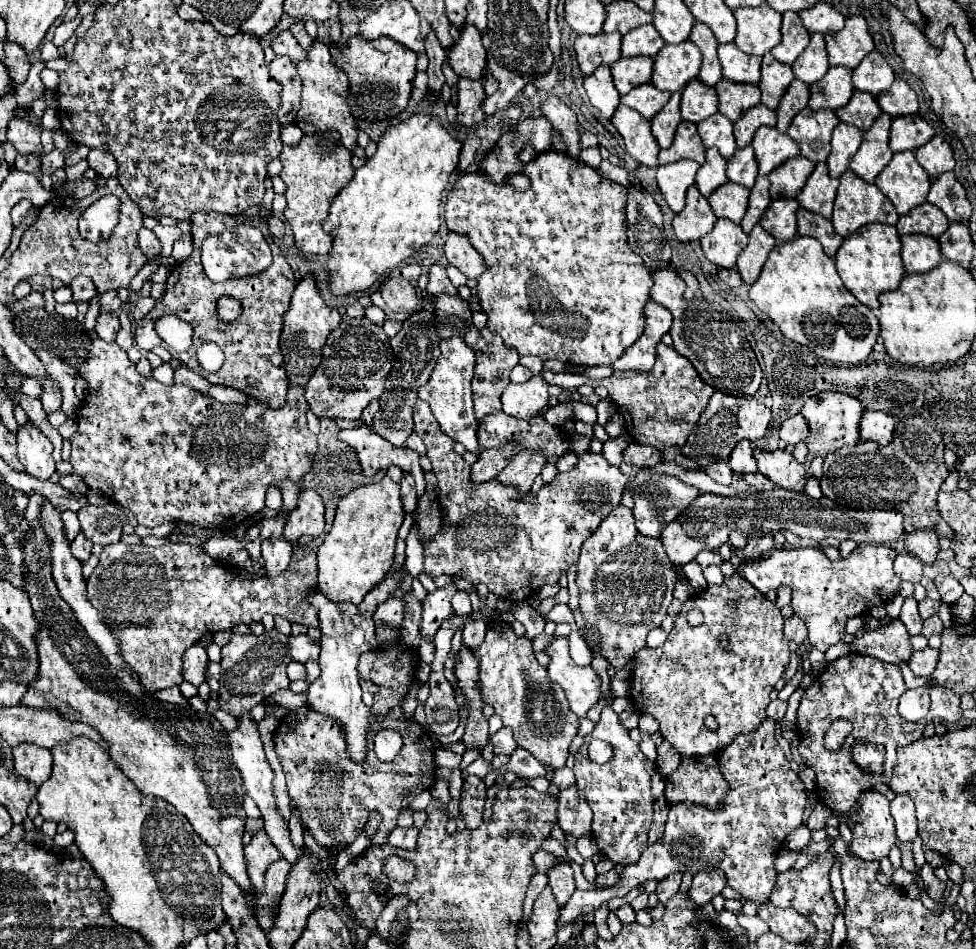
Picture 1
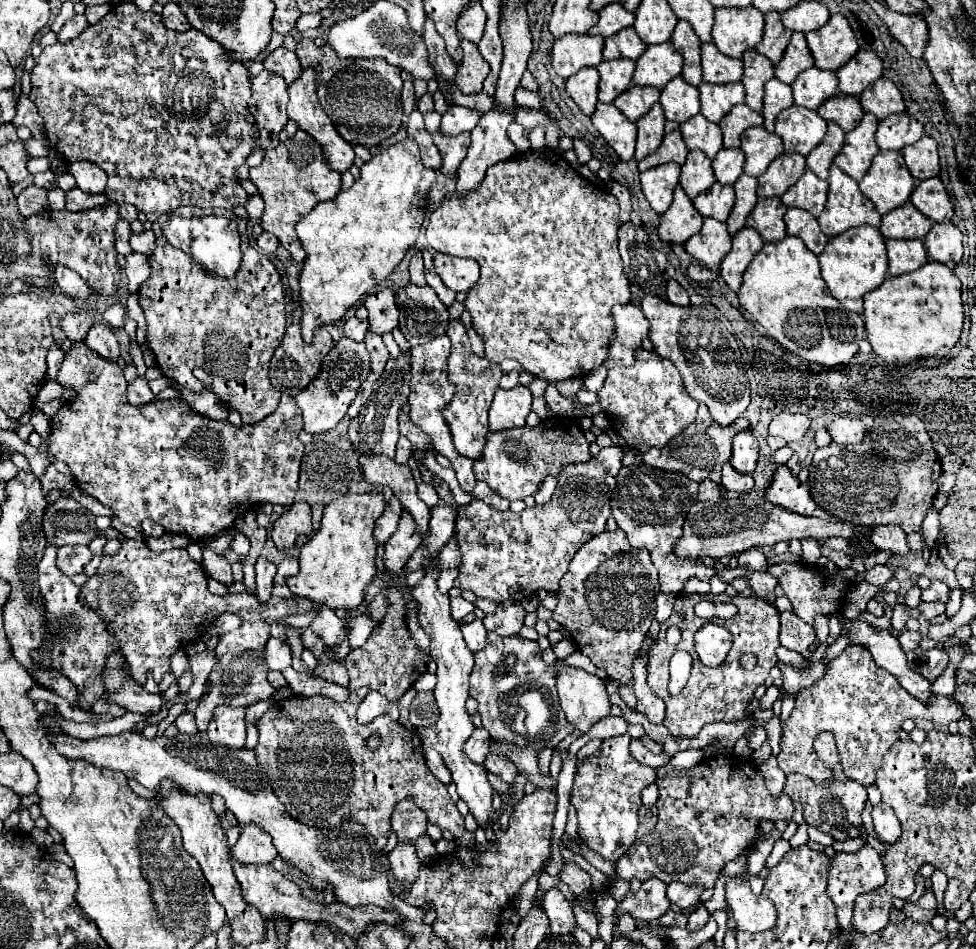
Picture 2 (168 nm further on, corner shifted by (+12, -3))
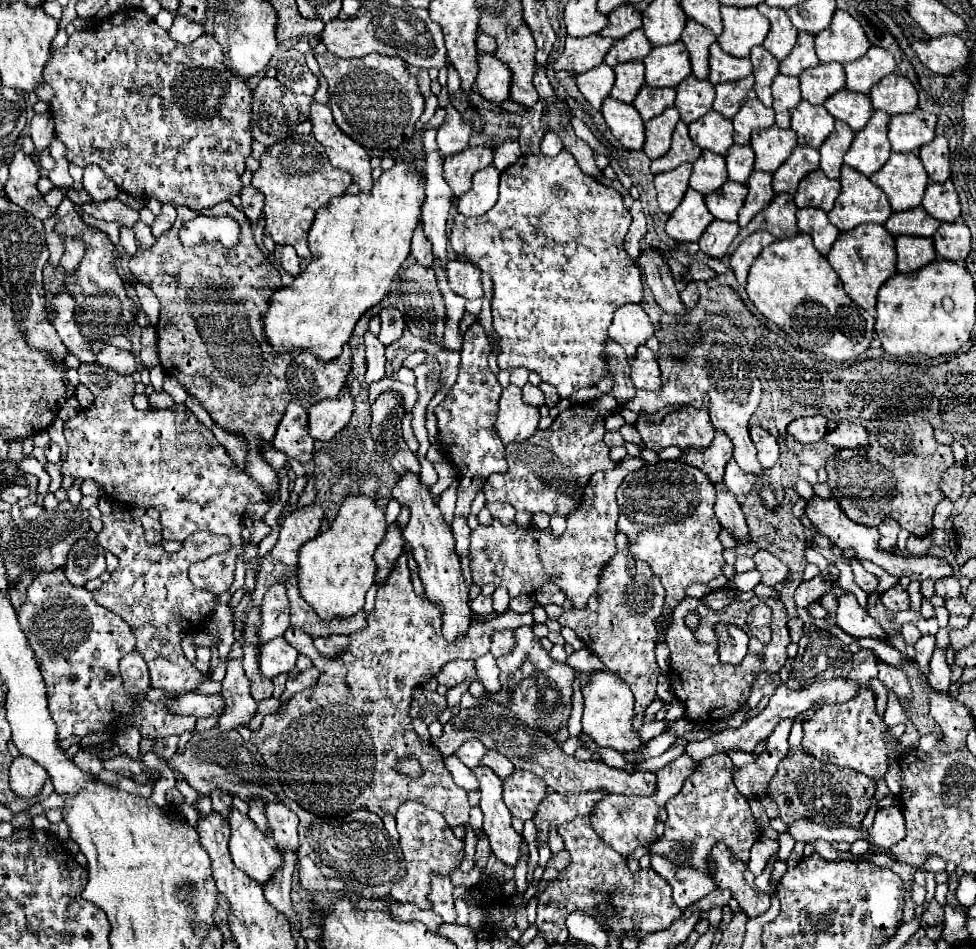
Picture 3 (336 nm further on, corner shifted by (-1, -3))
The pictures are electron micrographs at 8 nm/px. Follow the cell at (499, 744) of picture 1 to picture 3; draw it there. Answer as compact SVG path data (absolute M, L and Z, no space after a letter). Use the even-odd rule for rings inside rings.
M473 738L473 740L465 742L465 744L459 748L459 752L455 752L455 754L459 756L459 760L461 760L465 766L475 768L475 766L479 766L481 758L485 756L485 752L487 752L487 748L483 746L483 742Z

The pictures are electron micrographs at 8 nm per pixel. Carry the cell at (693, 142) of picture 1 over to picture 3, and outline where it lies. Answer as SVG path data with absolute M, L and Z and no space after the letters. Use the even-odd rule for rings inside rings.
M679 120L675 132L673 132L673 142L671 142L671 150L653 160L651 162L651 172L653 174L659 174L659 172L667 172L667 170L673 170L675 166L683 164L683 162L695 162L697 158L701 156L701 148L693 144L693 140L689 138L689 130L687 130L687 124Z

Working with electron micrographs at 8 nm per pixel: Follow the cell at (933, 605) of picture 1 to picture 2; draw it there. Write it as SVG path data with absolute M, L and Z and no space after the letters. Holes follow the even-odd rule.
M920 602L920 610L926 620L932 620L934 616L944 612L944 604L942 602Z

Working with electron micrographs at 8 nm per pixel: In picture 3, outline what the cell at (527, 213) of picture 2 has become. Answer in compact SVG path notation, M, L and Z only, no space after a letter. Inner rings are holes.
M561 150L553 158L551 156L543 156L543 154L521 156L515 164L511 164L509 168L505 168L501 172L499 200L489 212L485 212L483 216L477 216L477 218L467 218L463 214L455 214L455 220L453 220L453 226L451 226L451 234L449 234L451 248L455 250L455 254L463 254L467 260L479 264L479 268L483 272L487 272L491 276L491 280L493 280L491 310L493 310L493 328L497 330L497 334L501 338L501 354L499 354L499 360L497 360L499 368L513 370L513 368L523 366L527 370L533 370L533 372L537 372L541 376L543 382L553 384L561 398L569 398L579 388L595 386L601 378L607 376L607 364L603 364L603 344L607 344L607 340L609 340L607 328L611 324L611 316L615 314L615 308L621 308L627 302L641 302L643 300L641 272L633 264L633 260L627 258L627 252L623 248L629 224L631 224L631 214L623 206L621 194L617 190L613 190L613 188L607 188L607 186L599 184L595 178L587 176L579 168L575 158L565 150Z

